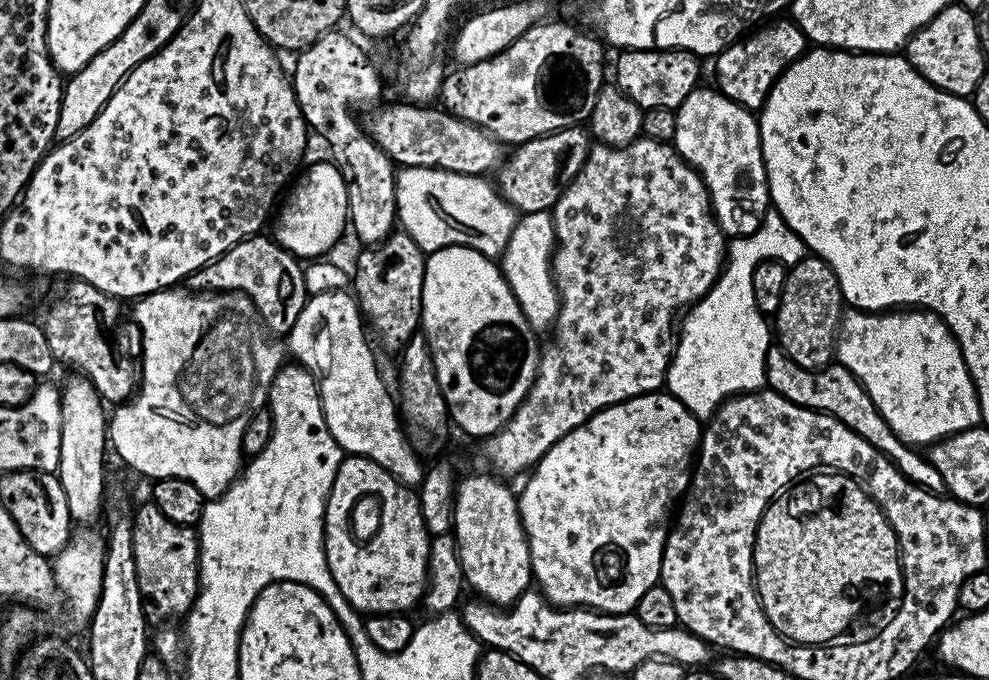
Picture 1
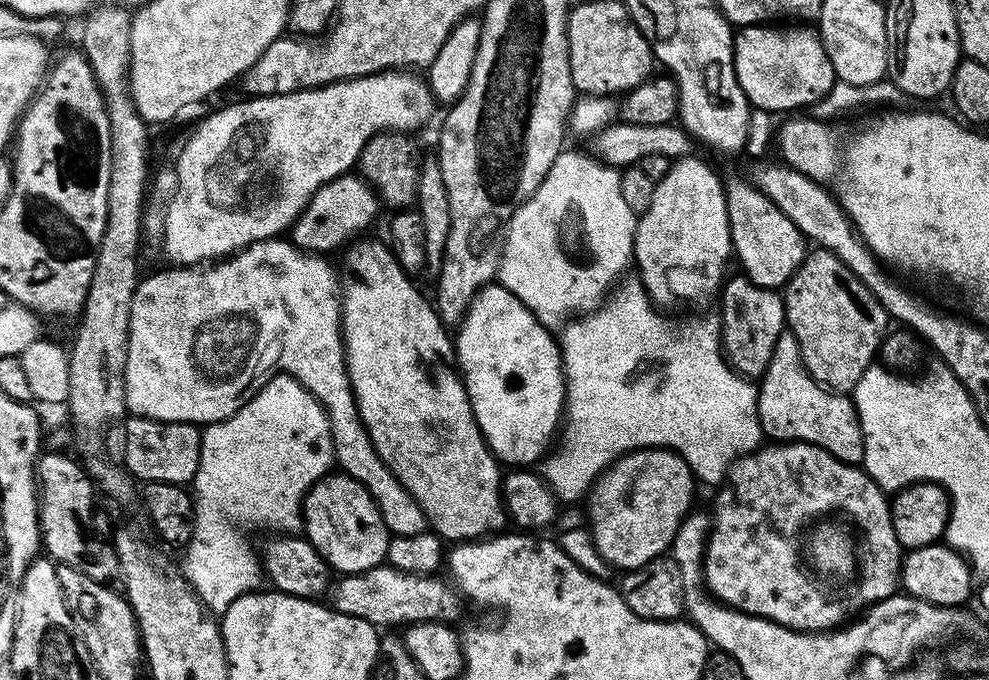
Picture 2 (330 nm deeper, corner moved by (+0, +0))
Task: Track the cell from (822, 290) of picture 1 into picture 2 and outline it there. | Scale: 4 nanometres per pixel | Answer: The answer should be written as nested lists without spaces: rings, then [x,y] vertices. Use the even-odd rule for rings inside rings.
[[[827,250],[809,251],[800,268],[788,279],[782,295],[786,328],[798,342],[804,369],[827,389],[841,394],[852,393],[862,374],[873,367],[875,360],[872,359],[877,359],[881,343],[890,328],[890,317],[878,298],[874,298],[864,283],[835,254]]]

